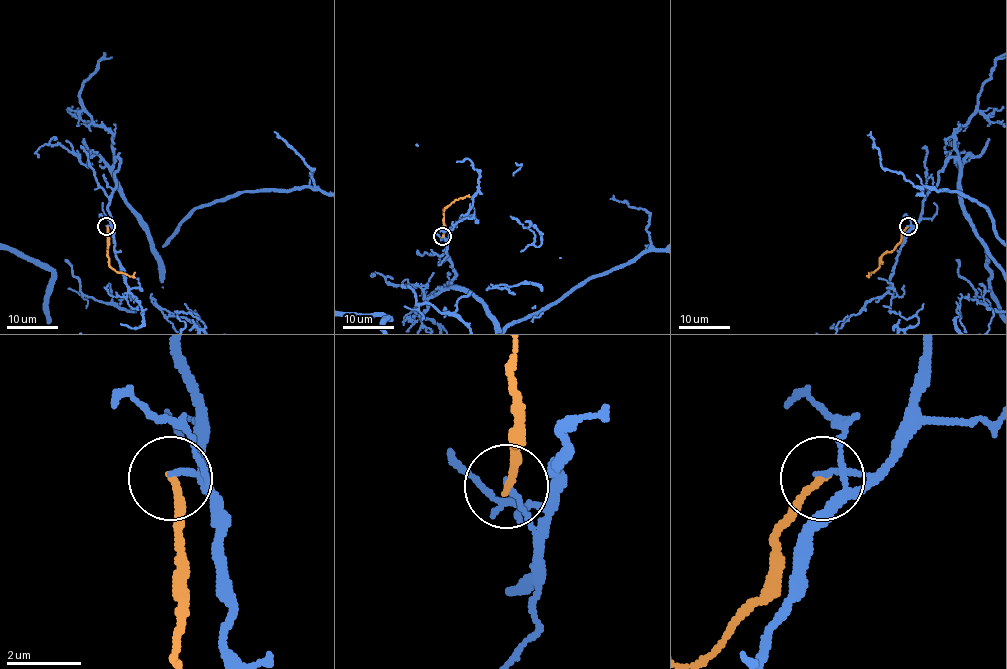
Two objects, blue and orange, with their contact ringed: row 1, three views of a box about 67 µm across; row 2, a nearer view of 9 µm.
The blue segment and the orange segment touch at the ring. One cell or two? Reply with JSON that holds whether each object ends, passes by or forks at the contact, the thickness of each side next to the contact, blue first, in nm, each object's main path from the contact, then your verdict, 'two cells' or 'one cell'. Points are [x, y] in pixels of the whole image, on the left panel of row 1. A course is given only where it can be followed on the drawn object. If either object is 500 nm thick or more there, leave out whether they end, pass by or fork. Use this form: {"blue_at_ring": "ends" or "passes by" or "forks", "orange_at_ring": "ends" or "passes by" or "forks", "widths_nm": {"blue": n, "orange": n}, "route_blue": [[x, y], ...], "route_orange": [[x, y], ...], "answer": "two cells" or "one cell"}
{"blue_at_ring": "ends", "orange_at_ring": "ends", "widths_nm": {"blue": 140, "orange": 200}, "route_orange": [[107, 226], [109, 265], [128, 276], [135, 272]], "answer": "two cells"}

